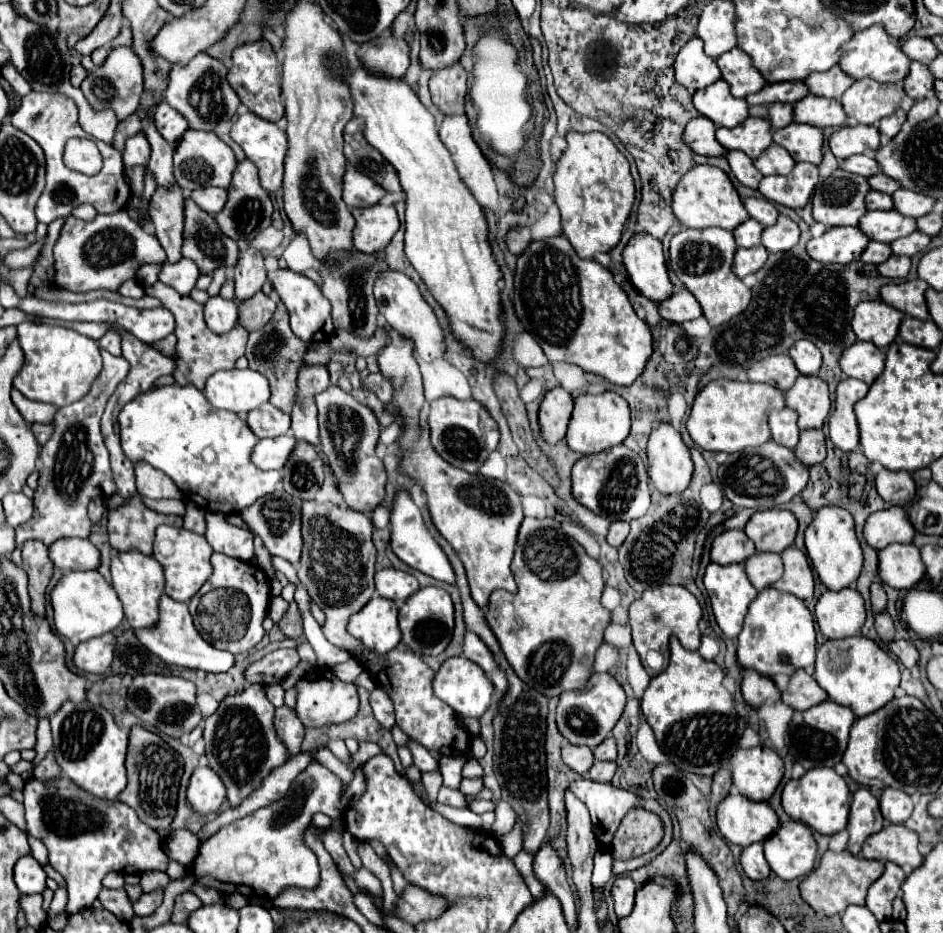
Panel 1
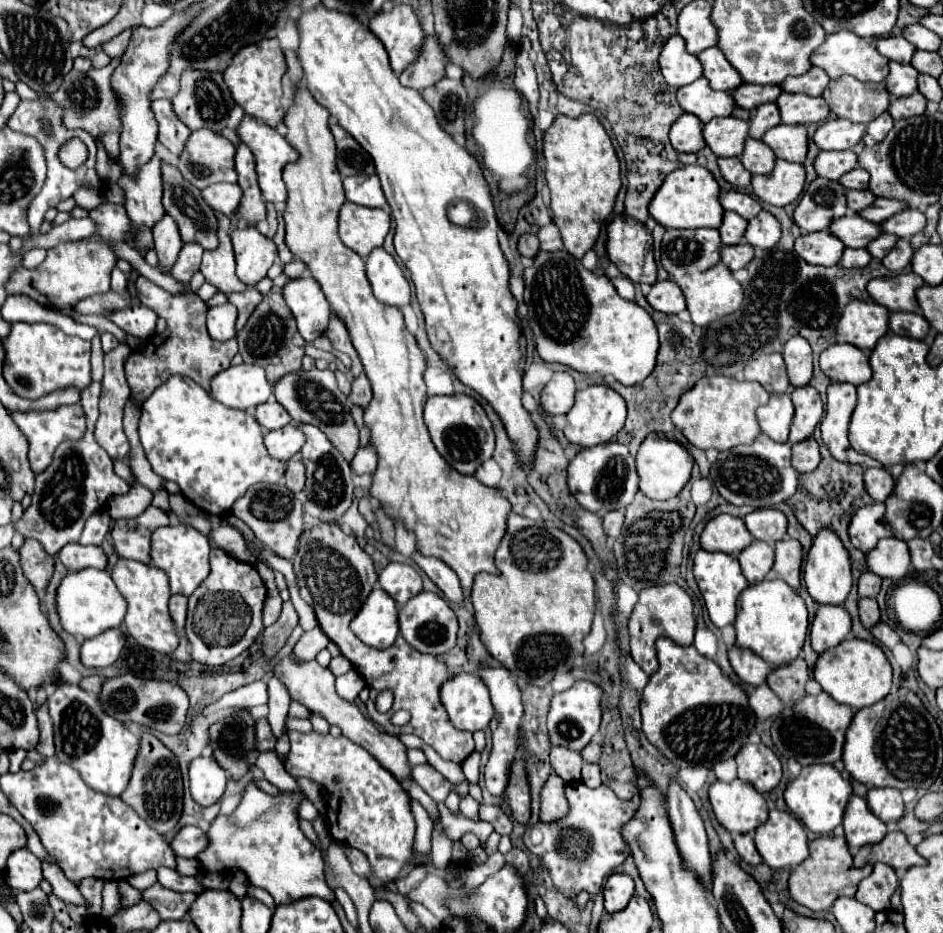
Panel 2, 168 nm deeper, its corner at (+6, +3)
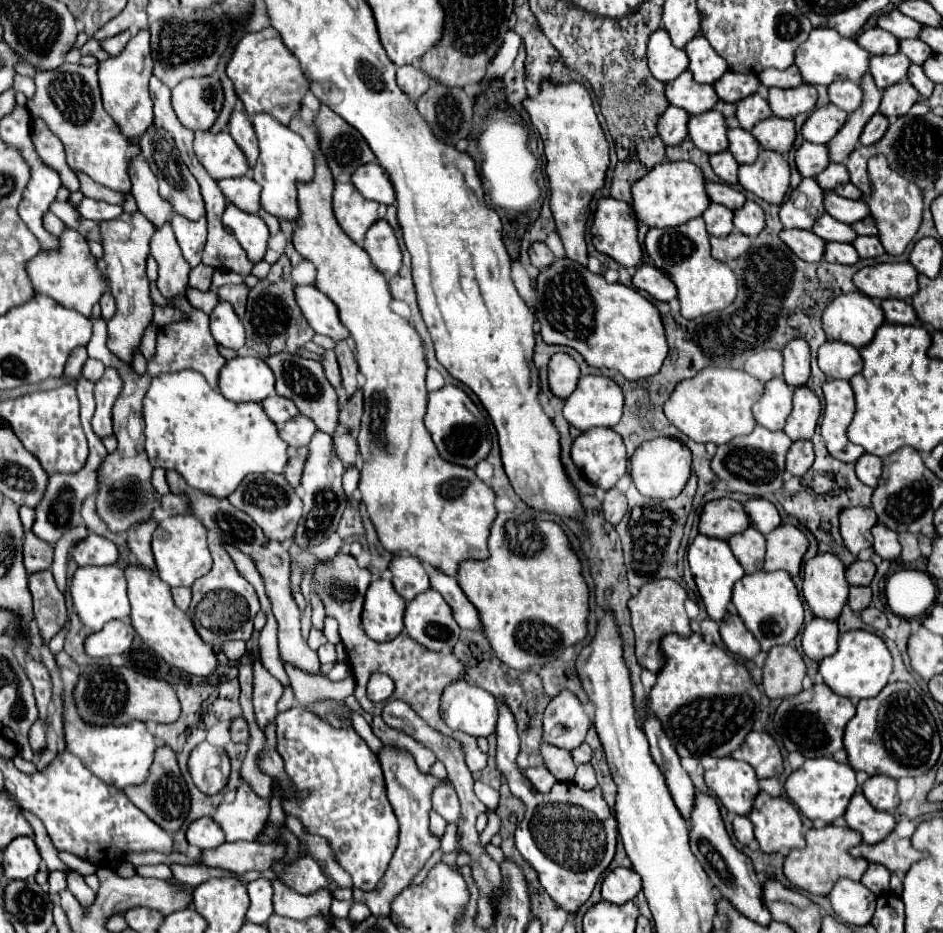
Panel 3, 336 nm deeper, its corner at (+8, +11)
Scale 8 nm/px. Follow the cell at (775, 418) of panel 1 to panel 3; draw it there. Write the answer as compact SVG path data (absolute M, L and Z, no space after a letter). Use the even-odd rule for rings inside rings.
M771 379L765 383L763 397L753 405L755 421L769 431L781 431L787 415L791 413L793 389L783 379Z

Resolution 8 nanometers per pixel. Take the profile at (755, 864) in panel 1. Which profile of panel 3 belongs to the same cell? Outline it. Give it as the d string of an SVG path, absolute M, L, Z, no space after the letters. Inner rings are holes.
M735 817L733 819L733 833L741 845L749 845L755 839L753 837L753 825L751 825L749 817Z

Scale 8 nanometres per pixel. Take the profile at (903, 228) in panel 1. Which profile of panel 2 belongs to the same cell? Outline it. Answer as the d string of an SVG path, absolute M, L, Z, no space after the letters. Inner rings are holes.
M845 215L841 219L833 219L833 223L827 227L831 235L835 235L839 241L843 241L845 247L867 247L869 241L873 241L877 235L881 235L879 225L873 225L859 215Z

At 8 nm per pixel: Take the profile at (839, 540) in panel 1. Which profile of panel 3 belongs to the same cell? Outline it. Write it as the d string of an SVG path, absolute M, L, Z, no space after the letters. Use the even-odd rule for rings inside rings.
M817 553L803 567L803 597L823 619L837 619L849 593L845 565L837 555Z

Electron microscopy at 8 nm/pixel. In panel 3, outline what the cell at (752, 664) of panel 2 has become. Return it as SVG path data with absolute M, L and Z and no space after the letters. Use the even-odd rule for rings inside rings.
M733 611L727 613L721 621L721 639L731 653L735 653L747 661L753 661L757 657L757 653L761 651L759 643L753 639L751 631L747 631L747 627L739 619L739 615L735 615Z

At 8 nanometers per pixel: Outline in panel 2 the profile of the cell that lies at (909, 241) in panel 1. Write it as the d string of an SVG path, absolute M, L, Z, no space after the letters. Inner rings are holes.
M879 235L879 237L873 239L873 241L869 243L869 247L865 247L865 249L871 253L873 259L879 259L879 261L881 261L881 259L889 253L889 249L893 247L895 241L897 241L895 235Z

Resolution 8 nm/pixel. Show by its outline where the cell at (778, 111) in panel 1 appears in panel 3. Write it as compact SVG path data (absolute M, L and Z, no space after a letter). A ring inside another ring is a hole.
M759 93L749 95L737 103L737 119L745 131L751 131L755 127L755 123L769 119L771 115L773 115L773 111L771 111L769 103Z

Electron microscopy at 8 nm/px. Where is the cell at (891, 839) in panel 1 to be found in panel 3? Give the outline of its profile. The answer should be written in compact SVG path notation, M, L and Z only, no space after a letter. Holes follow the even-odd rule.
M895 831L889 833L881 843L867 845L861 843L849 851L853 857L863 857L869 863L879 863L887 867L891 873L893 871L907 871L915 861L923 859L927 853L917 851L909 839L899 837Z

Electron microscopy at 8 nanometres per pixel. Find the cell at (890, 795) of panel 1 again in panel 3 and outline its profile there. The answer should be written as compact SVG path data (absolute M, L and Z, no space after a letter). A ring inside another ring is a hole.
M885 775L869 777L863 783L863 795L877 811L895 811L899 805L897 781Z

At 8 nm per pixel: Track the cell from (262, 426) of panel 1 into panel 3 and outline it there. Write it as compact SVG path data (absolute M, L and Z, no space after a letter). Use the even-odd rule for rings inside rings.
M269 395L261 405L263 405L267 417L269 417L277 427L283 427L285 421L289 421L291 417L295 417L295 415L299 413L299 411L295 409L295 405L293 405L291 399L285 399L285 397L279 397L279 395Z

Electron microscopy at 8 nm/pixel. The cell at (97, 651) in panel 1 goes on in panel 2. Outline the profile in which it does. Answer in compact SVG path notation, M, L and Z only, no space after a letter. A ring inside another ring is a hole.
M121 629L105 631L105 635L99 635L97 639L89 639L81 645L81 663L85 667L95 667L95 669L109 667L119 659L125 643L127 639L121 633Z

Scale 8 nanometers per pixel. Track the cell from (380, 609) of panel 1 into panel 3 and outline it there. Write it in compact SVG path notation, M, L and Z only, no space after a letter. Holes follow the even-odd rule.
M375 579L365 595L361 613L363 631L373 641L391 641L403 631L405 601L393 589L391 581Z

